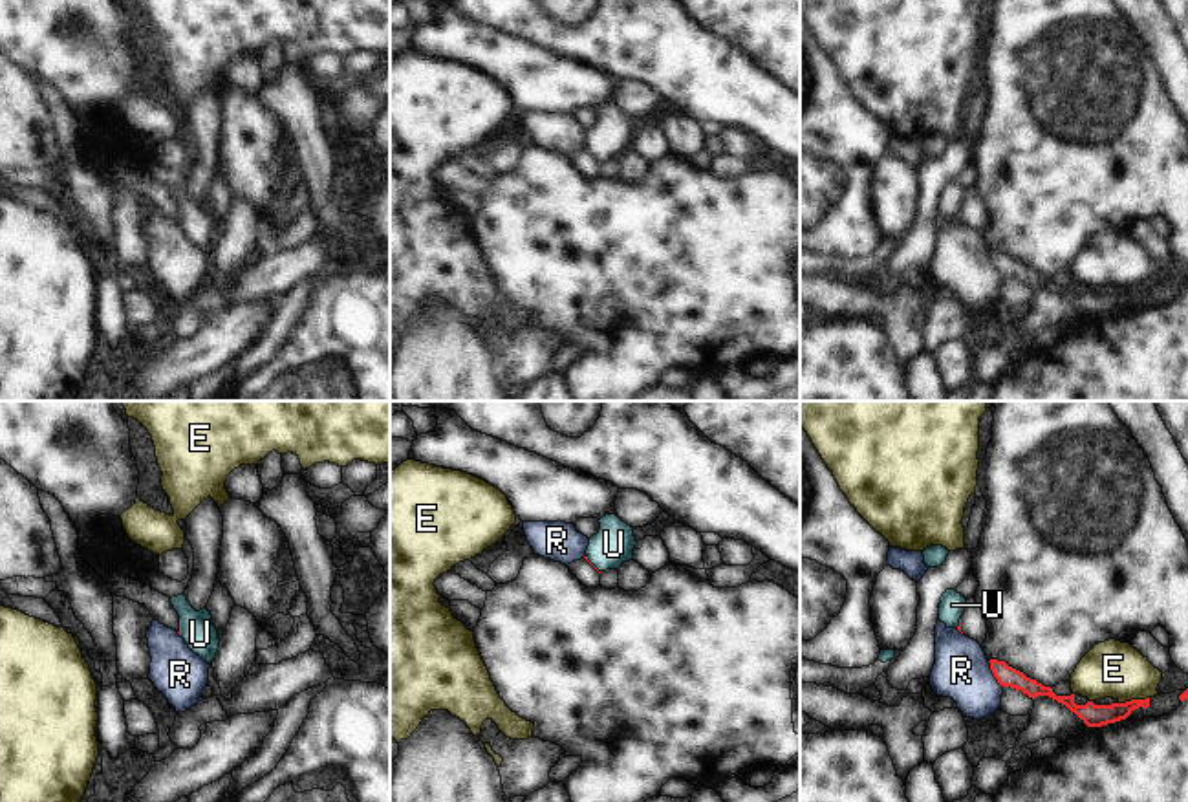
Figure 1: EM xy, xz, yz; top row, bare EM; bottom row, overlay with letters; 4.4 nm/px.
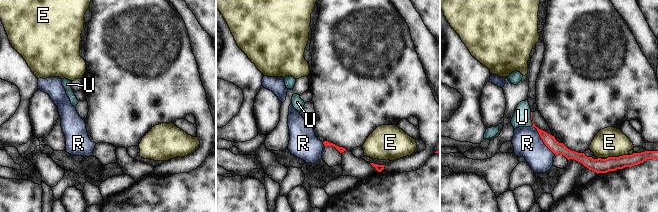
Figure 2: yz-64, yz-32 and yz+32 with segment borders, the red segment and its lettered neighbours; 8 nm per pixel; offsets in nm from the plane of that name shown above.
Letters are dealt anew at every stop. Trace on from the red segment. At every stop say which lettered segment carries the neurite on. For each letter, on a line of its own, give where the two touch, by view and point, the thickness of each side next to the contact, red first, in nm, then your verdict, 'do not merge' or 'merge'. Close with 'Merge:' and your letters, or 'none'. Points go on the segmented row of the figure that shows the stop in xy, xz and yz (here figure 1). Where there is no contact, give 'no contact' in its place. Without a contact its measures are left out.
E: contact yz (1134, 700); calibres 100 and 260 nm; do not merge
R: contact yz (993, 672); calibres 90 and 240 nm; do not merge
U: contact xy (180, 627); calibres 20 and 150 nm; merge
Merge: U

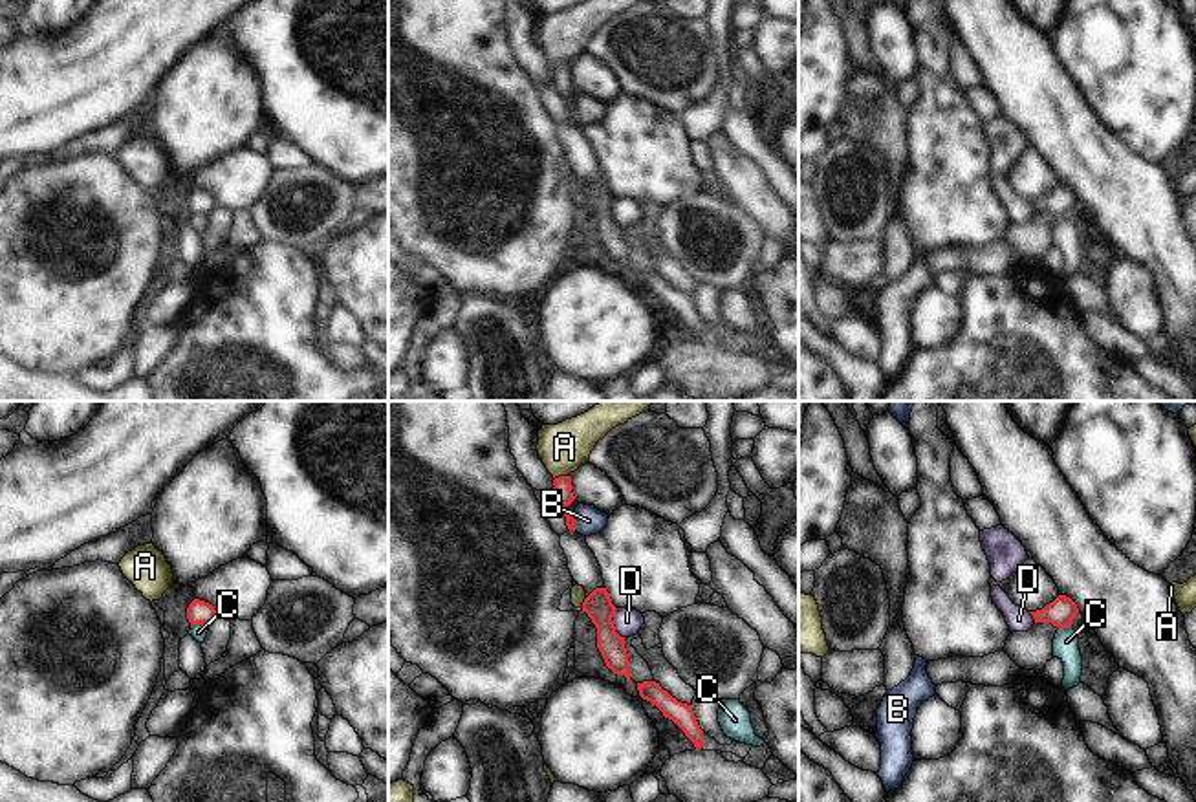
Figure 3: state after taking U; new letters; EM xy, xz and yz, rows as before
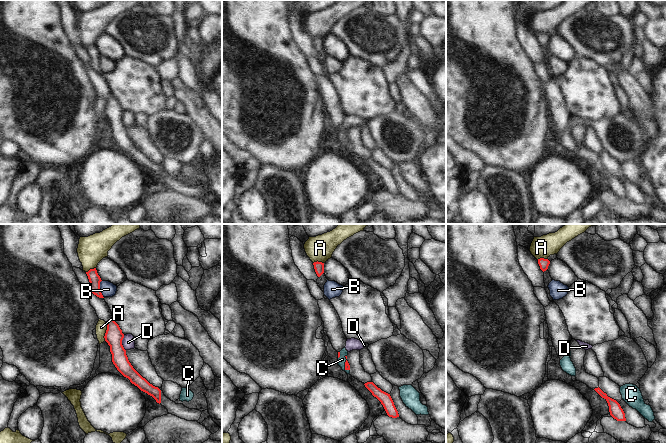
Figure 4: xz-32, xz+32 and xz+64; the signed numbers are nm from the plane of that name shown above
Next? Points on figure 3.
A: contact xz (561, 476); calibres 90 and 220 nm; do not merge
B: contact xz (574, 522); calibres 90 and 130 nm; do not merge
C: contact xy (198, 623); calibres 110 and 70 nm; do not merge
D: contact xz (612, 623); calibres 120 and 120 nm; do not merge
Merge: none

